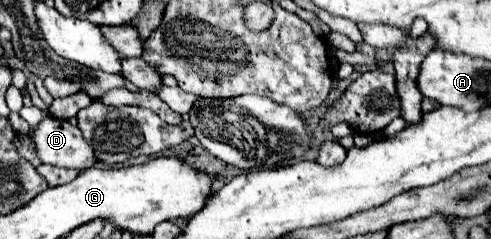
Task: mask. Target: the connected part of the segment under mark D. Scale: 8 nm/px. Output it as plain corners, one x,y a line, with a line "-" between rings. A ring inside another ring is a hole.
44,118
32,136
36,144
38,158
44,164
86,170
92,168
98,160
94,156
92,146
84,142
78,126
72,126
68,120

